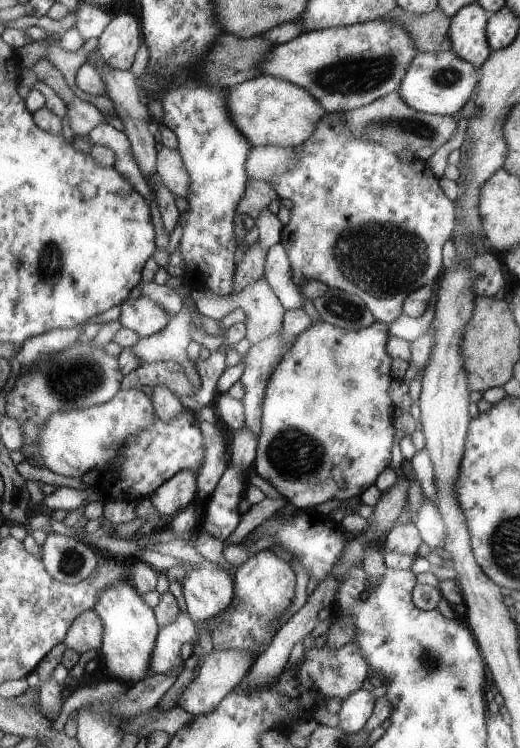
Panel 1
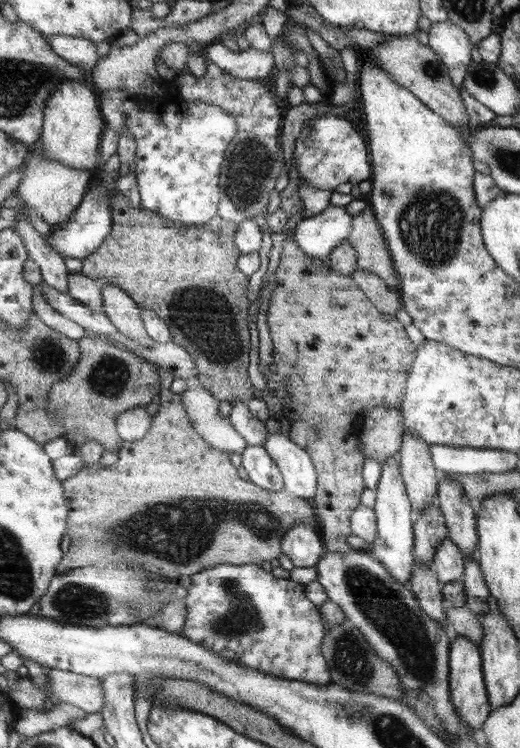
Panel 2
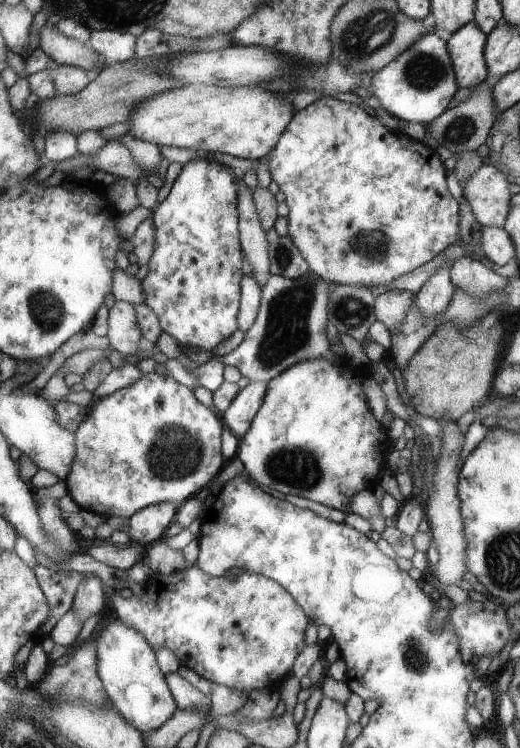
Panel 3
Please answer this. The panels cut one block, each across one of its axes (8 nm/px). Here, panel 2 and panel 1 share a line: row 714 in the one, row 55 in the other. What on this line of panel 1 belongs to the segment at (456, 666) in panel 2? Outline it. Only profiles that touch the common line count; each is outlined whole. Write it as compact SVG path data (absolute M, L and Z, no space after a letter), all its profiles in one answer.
M477 1L463 6L451 16L449 37L452 50L477 69L484 66L492 52L486 38L489 17L485 7Z

